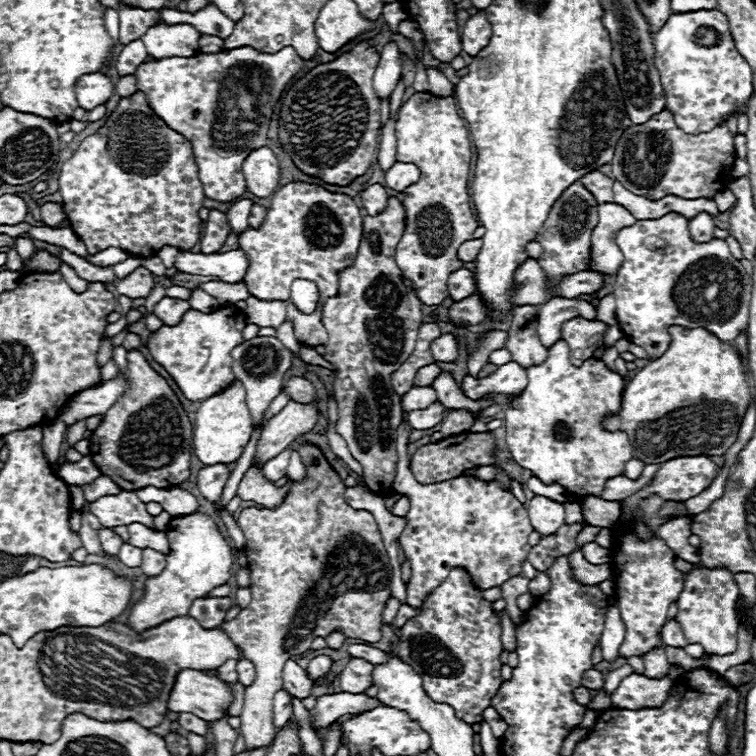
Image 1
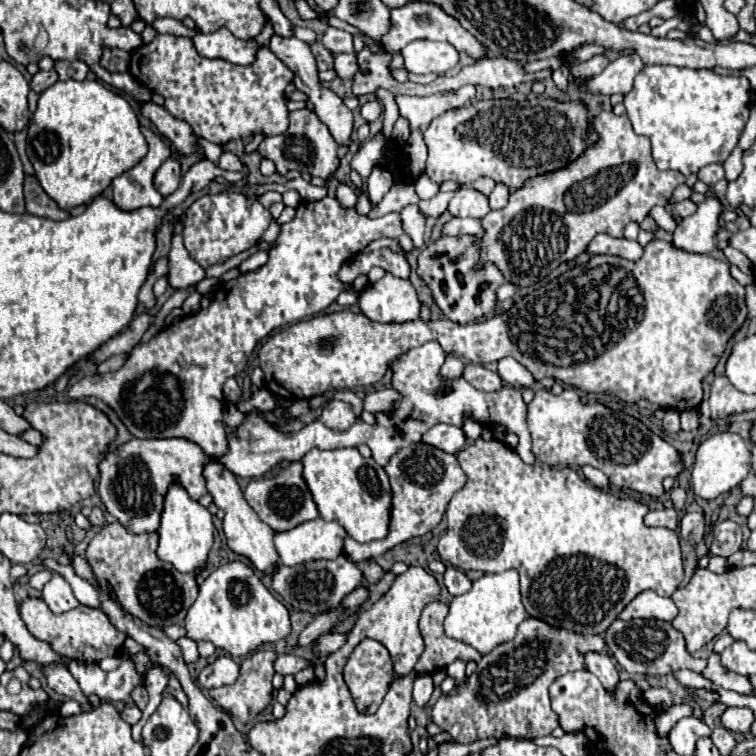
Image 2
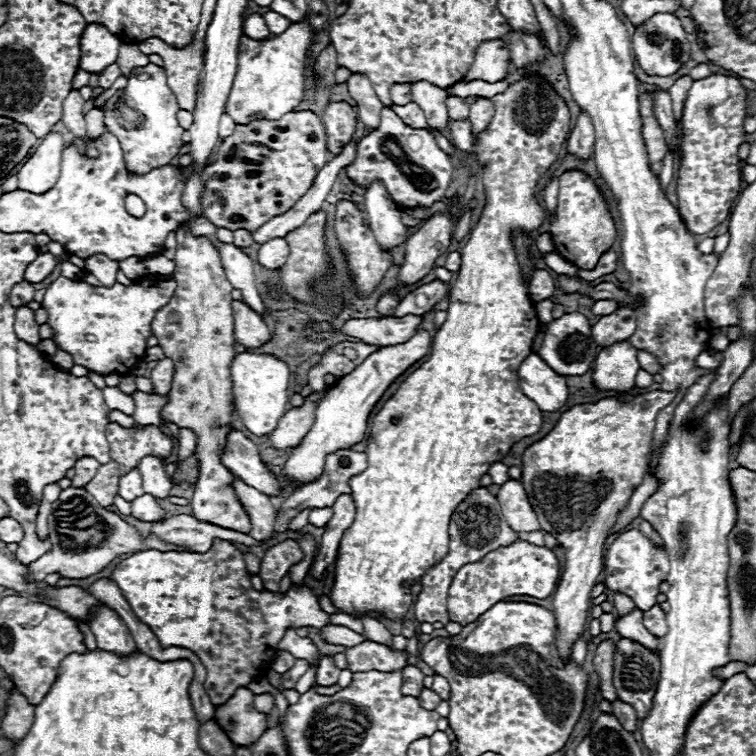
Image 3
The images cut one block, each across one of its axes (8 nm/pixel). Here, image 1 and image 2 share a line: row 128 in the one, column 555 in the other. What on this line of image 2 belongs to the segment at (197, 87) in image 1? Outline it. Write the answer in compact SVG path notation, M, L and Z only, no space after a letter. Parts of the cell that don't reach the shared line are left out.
M602 112L592 118L592 130L600 134L600 140L590 146L576 162L568 164L562 170L556 170L546 176L538 176L528 180L524 188L510 194L510 202L502 210L492 210L482 218L484 236L480 244L484 244L484 260L496 260L500 272L504 272L506 280L516 286L530 286L558 268L562 262L574 260L584 252L584 244L592 240L592 236L604 232L614 238L622 238L624 226L630 222L642 222L650 208L660 204L666 206L672 190L678 184L684 184L684 176L680 172L662 172L656 168L650 154L650 140L646 136L638 136L632 130L628 116L616 116L614 112Z

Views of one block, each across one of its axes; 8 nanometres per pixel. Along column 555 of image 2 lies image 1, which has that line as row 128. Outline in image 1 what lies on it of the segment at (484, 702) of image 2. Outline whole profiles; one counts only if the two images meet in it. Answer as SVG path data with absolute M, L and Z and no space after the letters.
M664 110L660 116L652 116L652 120L644 124L626 128L624 136L616 144L610 164L614 180L648 200L660 200L664 196L714 200L718 192L728 188L734 160L734 134L728 130L728 122L694 136L682 132L674 124L672 112Z

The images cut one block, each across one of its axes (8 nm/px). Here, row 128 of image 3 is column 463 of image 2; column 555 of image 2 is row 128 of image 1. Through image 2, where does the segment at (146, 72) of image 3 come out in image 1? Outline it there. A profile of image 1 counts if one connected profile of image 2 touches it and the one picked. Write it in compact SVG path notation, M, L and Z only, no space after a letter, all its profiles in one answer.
M140 90L128 98L120 98L116 110L96 134L102 138L94 138L92 134L90 138L82 140L74 156L60 166L58 176L62 208L72 222L70 228L86 244L88 252L92 254L116 246L130 254L152 256L164 244L178 246L180 250L192 250L200 242L202 220L198 218L198 210L204 202L204 190L198 178L192 142L160 120Z

